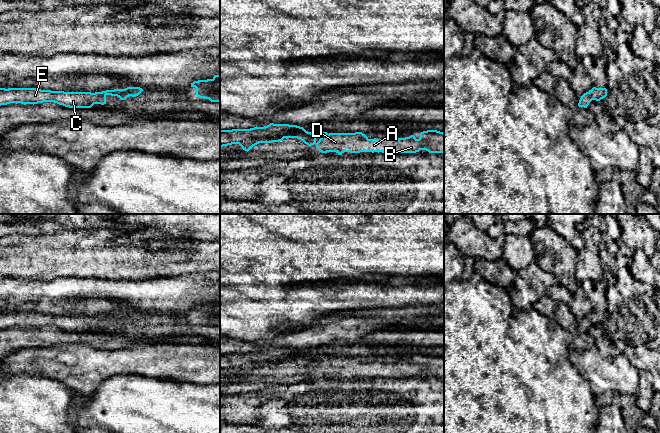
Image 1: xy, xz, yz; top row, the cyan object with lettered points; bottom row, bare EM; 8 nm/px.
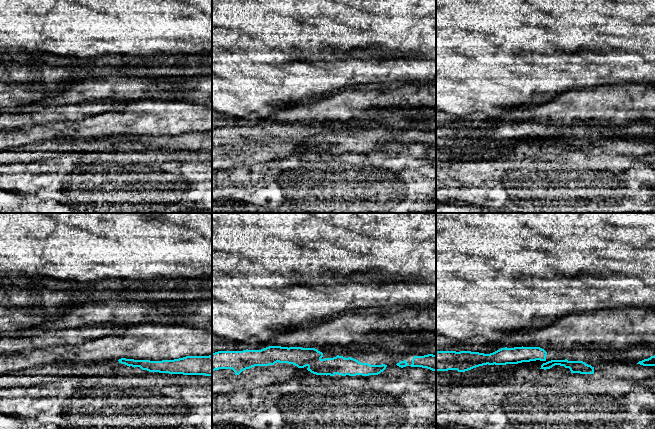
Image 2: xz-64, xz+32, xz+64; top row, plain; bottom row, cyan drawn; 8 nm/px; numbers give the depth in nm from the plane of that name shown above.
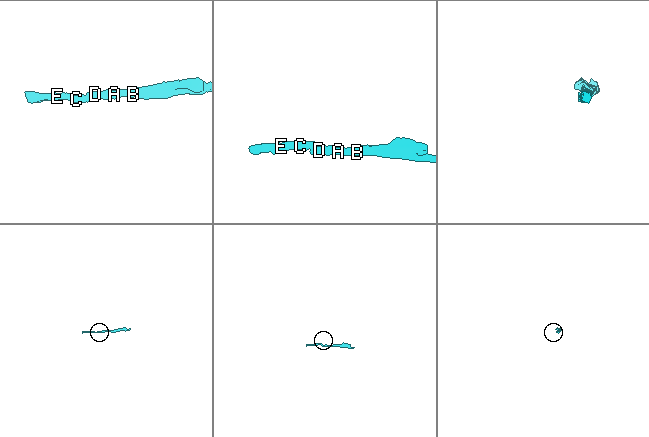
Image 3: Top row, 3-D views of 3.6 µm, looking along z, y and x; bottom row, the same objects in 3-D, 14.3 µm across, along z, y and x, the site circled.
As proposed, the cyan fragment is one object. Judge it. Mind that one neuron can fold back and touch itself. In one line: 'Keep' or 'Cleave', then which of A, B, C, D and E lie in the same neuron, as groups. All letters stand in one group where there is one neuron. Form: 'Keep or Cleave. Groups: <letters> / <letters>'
Keep. Groups: A B C D E

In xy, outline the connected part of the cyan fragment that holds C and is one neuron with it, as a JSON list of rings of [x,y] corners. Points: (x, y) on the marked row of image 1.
[[[140,87],[106,90],[102,92],[64,92],[41,90],[36,88],[0,88],[0,106],[10,103],[38,104],[54,102],[69,108],[91,108],[94,104],[106,104],[106,96],[117,96],[121,100],[138,96],[143,91]]]

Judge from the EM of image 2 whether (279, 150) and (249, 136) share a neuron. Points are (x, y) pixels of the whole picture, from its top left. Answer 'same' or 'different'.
same

